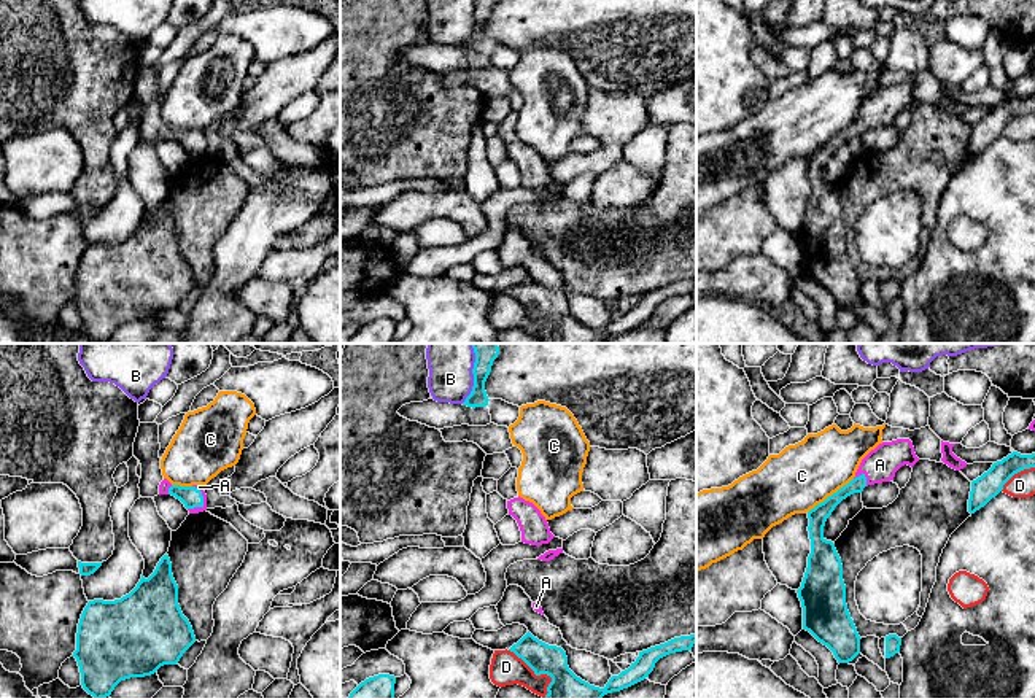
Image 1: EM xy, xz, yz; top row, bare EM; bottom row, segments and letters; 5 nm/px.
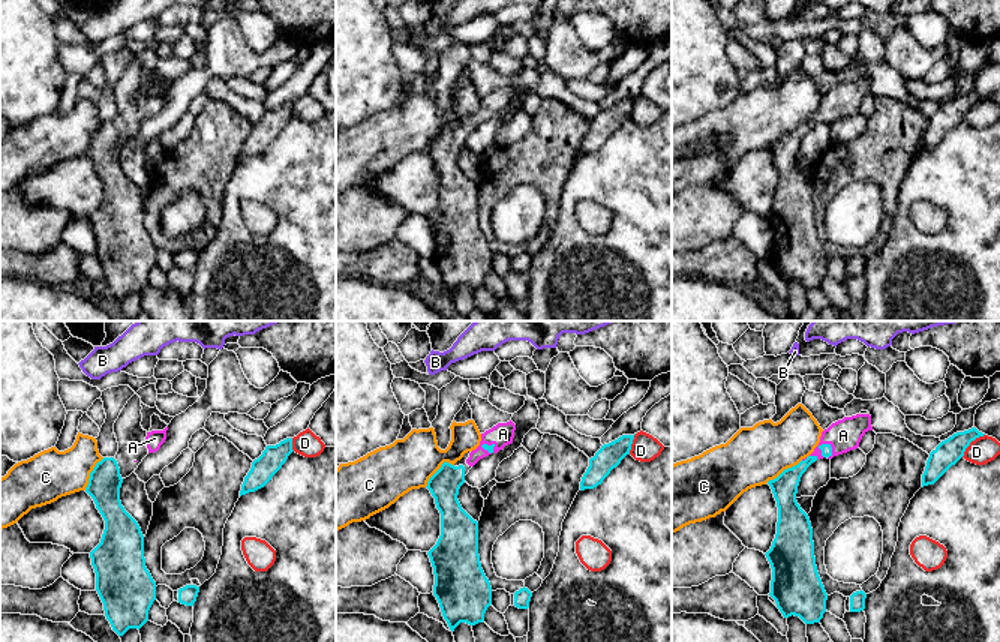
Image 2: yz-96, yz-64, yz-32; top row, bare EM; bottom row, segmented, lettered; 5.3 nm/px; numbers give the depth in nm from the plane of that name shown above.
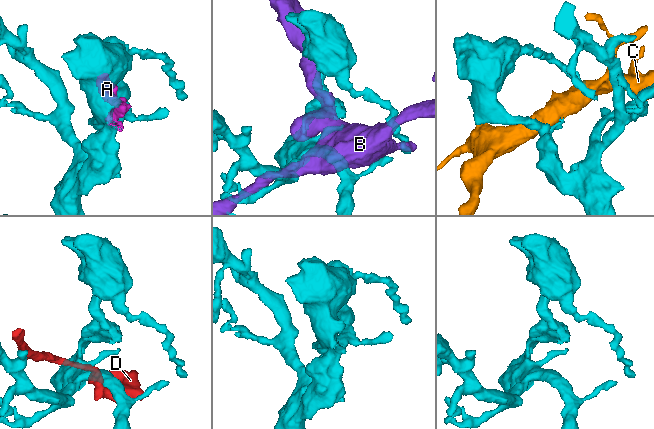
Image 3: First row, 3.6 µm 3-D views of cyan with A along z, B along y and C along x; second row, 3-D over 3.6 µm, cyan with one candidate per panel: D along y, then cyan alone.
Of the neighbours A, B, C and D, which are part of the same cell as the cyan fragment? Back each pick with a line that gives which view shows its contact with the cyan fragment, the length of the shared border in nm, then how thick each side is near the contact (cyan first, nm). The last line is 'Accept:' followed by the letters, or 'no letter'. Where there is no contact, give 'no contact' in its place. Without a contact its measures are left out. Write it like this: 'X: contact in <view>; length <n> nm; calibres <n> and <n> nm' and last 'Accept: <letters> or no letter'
A: contact in xy; length 130 nm; calibres 100 and 30 nm
Accept: A

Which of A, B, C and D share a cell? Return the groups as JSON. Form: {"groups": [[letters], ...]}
{"groups": [["A"], ["B"], ["C"], ["D"]]}

